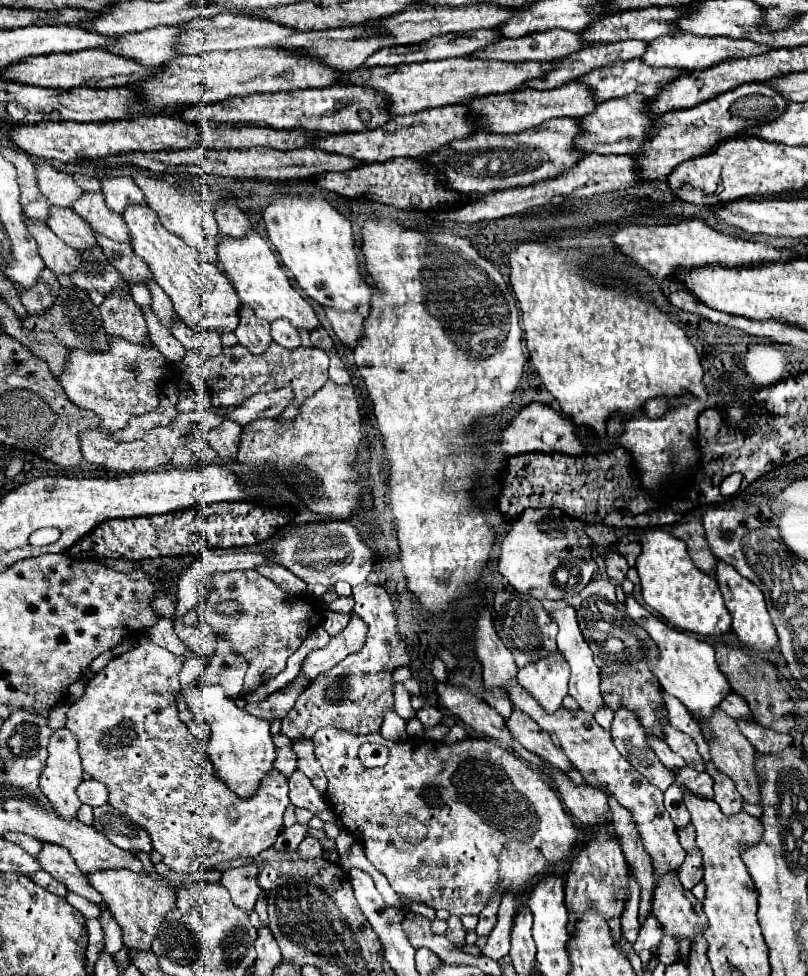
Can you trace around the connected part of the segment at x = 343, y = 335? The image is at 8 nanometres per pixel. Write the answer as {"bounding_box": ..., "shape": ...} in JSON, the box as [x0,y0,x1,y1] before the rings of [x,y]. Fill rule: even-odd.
{"bounding_box":[326,306,370,346],"shape":[[[360,306],[354,314],[344,314],[340,310],[326,310],[326,318],[330,320],[336,336],[348,346],[356,346],[364,336],[364,318],[370,314],[368,306]]]}

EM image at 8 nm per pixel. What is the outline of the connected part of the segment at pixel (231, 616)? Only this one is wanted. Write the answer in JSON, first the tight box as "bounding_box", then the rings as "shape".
{"bounding_box":[198,570,322,692],"shape":[[[256,570],[218,572],[208,576],[204,586],[208,588],[208,596],[204,598],[202,608],[198,608],[198,624],[206,624],[226,636],[226,640],[234,646],[234,652],[246,658],[246,692],[252,692],[278,676],[286,668],[286,658],[298,650],[302,640],[308,636],[308,630],[320,622],[322,604],[318,600],[304,602],[298,596],[286,596],[280,586]]]}

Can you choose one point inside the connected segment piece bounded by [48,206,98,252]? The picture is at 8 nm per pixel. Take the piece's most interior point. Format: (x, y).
(66, 224)

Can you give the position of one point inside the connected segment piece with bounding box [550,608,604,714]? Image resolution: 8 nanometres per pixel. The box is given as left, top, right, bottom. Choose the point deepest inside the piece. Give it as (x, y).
(585, 681)

